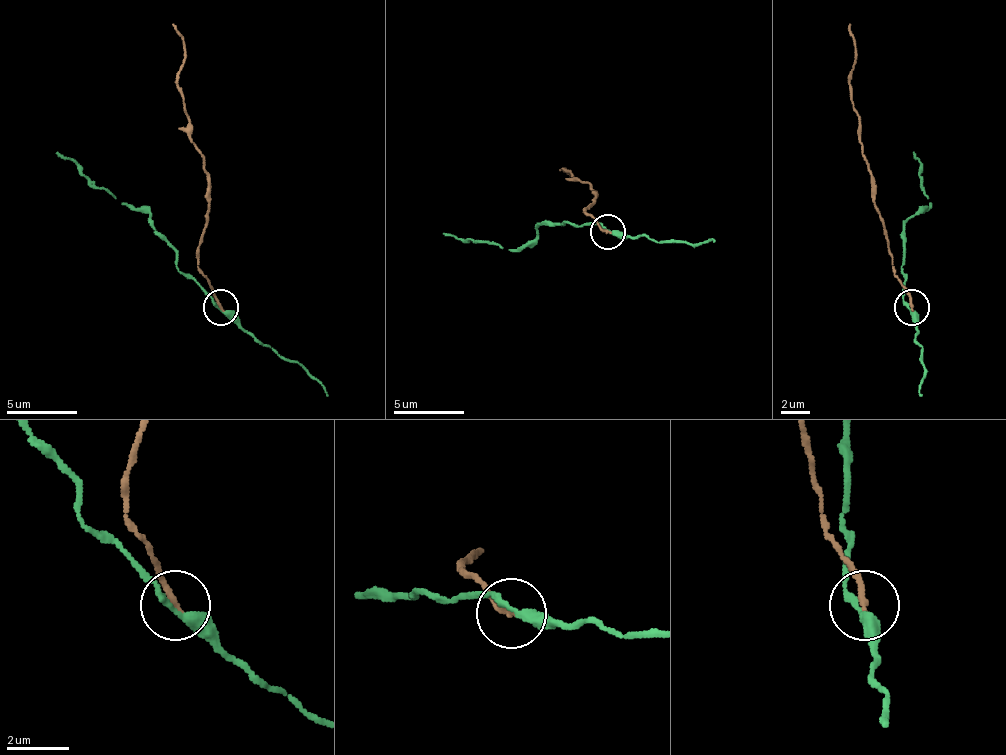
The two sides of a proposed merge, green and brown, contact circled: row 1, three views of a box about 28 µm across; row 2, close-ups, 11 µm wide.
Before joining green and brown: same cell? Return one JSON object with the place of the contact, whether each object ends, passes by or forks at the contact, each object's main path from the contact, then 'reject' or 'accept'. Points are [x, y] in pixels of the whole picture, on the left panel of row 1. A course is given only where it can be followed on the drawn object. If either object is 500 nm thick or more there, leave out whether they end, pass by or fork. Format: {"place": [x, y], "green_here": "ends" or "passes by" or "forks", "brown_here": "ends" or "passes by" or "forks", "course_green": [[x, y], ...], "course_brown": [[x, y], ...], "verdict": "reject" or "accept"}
{"place": [220, 307], "green_here": "passes by", "brown_here": "ends", "course_green": [[221, 310], [175, 264], [175, 249], [133, 203], [115, 200], [55, 154]], "course_brown": [[221, 306], [200, 267], [207, 179], [200, 150], [189, 136], [179, 83], [186, 44], [172, 23]], "verdict": "reject"}

